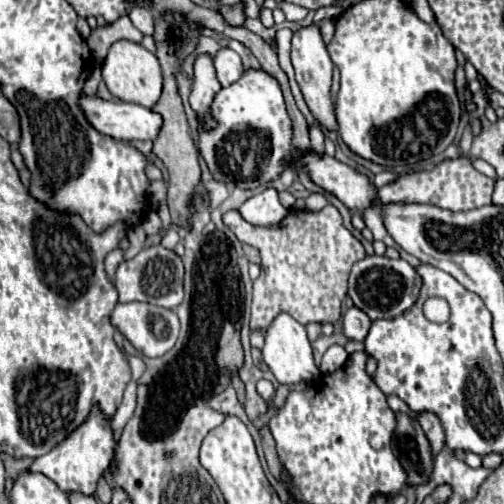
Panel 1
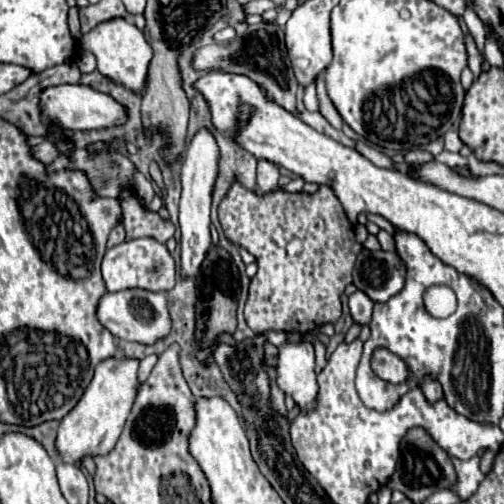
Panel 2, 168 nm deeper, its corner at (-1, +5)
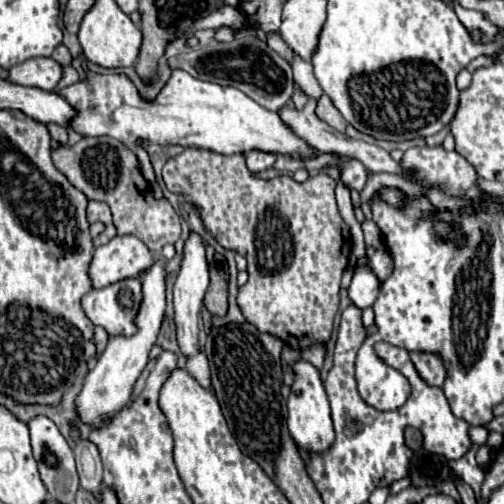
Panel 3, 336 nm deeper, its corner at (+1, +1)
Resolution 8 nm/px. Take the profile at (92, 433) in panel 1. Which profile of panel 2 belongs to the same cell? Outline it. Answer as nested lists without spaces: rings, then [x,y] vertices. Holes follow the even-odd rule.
[[[127,356],[109,358],[97,366],[81,402],[59,424],[55,448],[61,462],[81,466],[85,456],[105,456],[113,450],[137,394],[137,368],[139,362]]]

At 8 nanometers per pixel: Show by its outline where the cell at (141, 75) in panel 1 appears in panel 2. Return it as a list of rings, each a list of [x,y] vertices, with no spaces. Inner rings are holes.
[[[117,18],[113,22],[103,22],[101,26],[93,28],[89,34],[85,34],[81,38],[81,46],[91,50],[97,56],[97,70],[109,78],[115,84],[125,86],[127,90],[135,92],[135,94],[143,94],[145,92],[145,84],[147,84],[147,70],[149,70],[149,62],[153,58],[153,50],[145,38],[145,34],[131,24],[129,20]]]

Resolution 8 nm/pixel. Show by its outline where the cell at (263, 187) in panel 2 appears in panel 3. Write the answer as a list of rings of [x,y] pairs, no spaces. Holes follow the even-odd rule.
[[[251,150],[245,154],[247,158],[247,168],[249,170],[267,170],[275,164],[275,154],[271,152],[261,152],[261,150]]]

